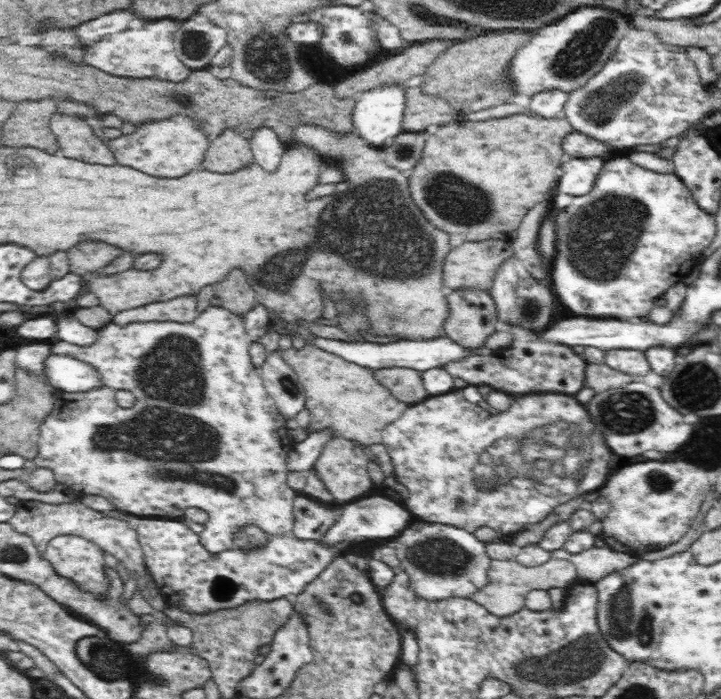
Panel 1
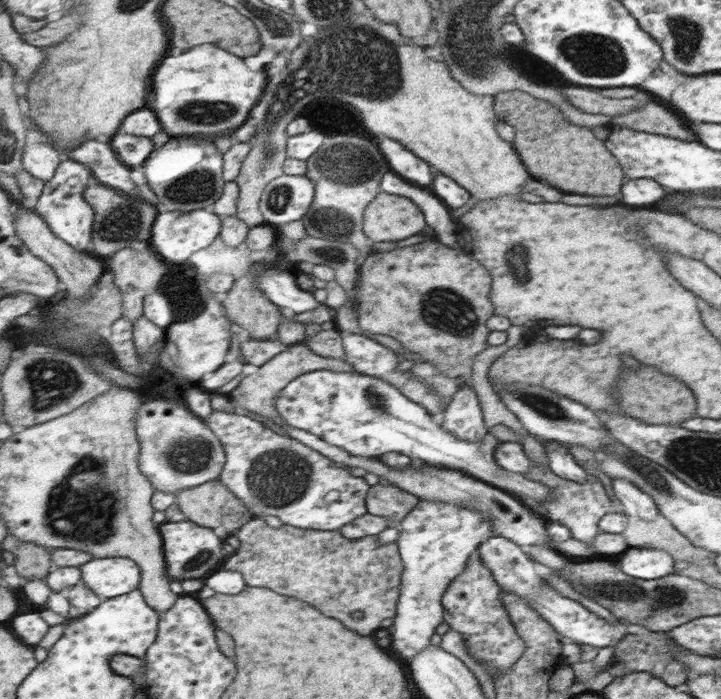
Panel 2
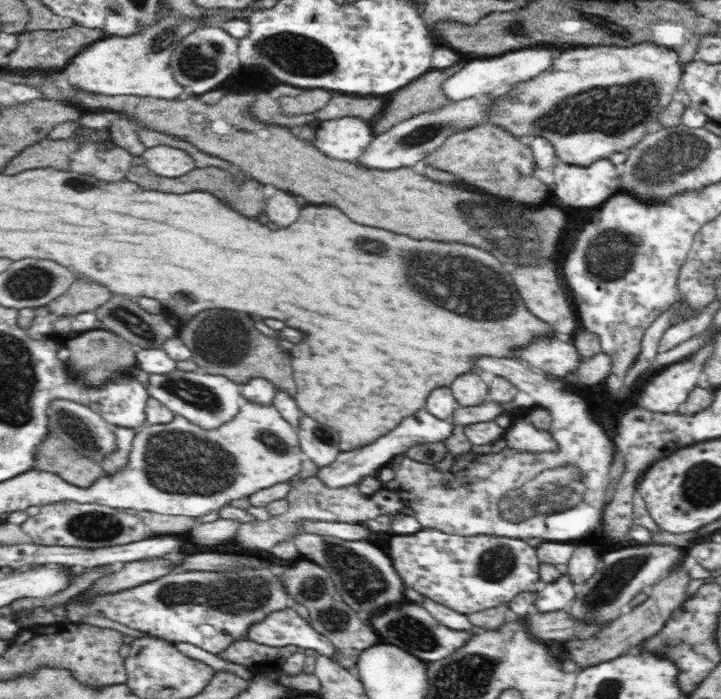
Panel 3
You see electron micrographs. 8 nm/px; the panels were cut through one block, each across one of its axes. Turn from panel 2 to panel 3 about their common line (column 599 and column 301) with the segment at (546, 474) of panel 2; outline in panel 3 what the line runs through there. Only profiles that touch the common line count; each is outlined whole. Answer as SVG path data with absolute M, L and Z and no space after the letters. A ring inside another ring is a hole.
M310 477L298 481L286 496L289 508L286 512L278 515L277 517L270 517L265 521L250 522L250 524L242 524L242 528L236 532L236 542L232 544L240 544L244 548L258 548L258 550L270 550L273 545L284 541L290 541L294 536L302 533L302 529L298 527L298 522L346 522L350 524L364 524L370 518L376 518L380 514L396 514L402 509L402 500L398 500L399 493L390 490L378 490L376 494L365 495L358 488L357 484L343 486L340 488L332 489L326 487L324 483L320 482L318 478Z

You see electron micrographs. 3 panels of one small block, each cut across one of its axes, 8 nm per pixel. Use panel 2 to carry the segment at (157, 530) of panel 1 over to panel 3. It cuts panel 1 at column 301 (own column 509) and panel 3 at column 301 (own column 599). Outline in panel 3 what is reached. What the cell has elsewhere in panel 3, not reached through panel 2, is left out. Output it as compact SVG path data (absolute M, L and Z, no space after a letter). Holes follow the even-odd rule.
M293 607L278 609L268 613L262 620L250 624L247 638L271 647L294 645L304 649L312 648L318 655L334 658L331 640L314 630L308 620L301 618Z

